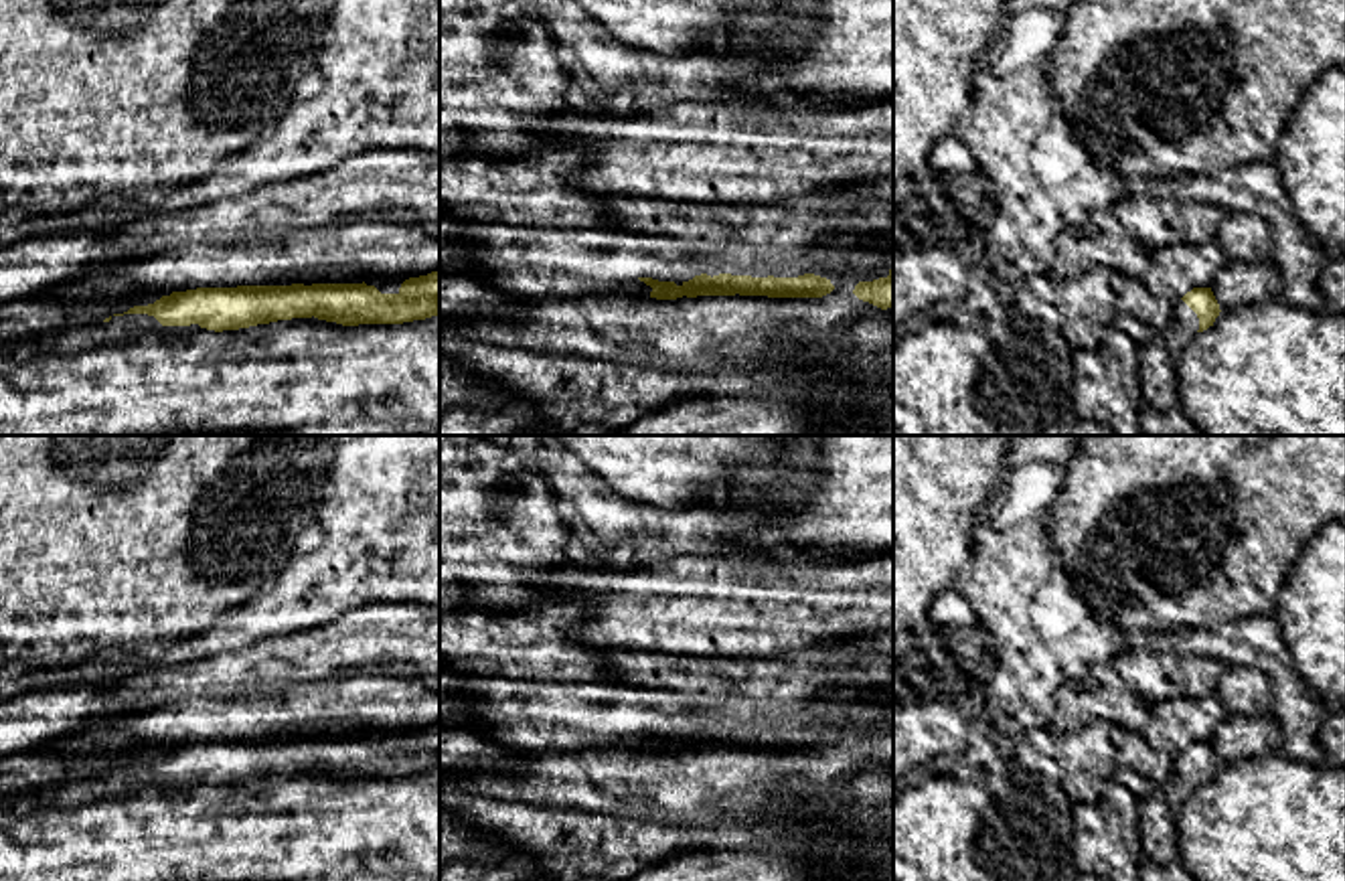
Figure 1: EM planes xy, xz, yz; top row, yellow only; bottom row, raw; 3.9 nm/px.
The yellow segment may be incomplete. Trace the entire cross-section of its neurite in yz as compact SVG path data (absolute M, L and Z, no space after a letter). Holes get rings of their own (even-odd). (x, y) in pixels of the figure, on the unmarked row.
M1193 741L1181 753L1173 755L1173 770L1161 788L1171 812L1179 814L1191 792L1213 780L1219 766L1211 741Z

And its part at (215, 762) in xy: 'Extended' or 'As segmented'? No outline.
Extended

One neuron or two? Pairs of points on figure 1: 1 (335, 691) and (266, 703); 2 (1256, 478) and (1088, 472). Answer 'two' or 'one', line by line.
1: one
2: one

